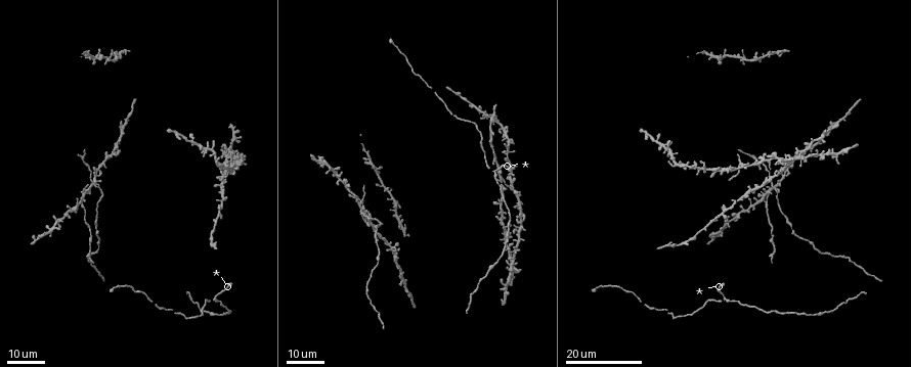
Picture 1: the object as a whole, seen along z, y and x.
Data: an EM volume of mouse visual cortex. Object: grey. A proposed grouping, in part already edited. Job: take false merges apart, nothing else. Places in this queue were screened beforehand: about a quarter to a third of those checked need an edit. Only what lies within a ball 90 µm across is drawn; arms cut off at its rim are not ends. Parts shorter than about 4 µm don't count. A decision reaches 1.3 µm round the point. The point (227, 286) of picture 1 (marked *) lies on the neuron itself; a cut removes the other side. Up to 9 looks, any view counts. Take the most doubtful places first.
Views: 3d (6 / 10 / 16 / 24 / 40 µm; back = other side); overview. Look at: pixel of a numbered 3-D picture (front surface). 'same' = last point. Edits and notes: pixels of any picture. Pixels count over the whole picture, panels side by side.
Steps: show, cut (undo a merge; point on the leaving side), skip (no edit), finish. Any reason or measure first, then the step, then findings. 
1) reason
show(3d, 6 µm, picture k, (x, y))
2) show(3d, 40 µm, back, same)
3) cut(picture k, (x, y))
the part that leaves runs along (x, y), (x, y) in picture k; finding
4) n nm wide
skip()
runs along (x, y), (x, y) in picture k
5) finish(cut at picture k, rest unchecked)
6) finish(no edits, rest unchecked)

two arms in line, one across
show(3d, 24 µm, picture 1, (514, 189))

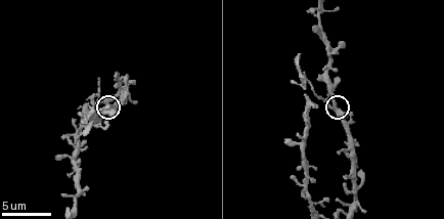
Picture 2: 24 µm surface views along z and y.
show(3d, 6 µm, picture 2, (103, 102))

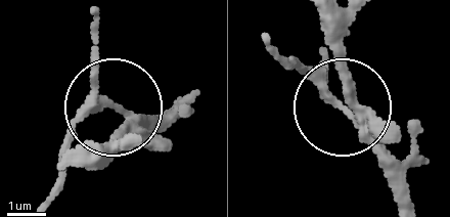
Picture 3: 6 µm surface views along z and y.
cut(picture 3, (91, 81))
the part that leaves runs along (120, 113), (94, 106), (75, 123), (54, 201) in picture 3; a second neuron is stuck on

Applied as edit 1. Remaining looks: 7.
four arms meet
show(3d, 24 µm, picture 1, (361, 208))

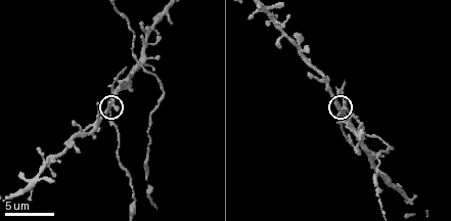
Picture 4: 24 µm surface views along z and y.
zoom in
show(3d, 6 µm, picture 4, (338, 113))

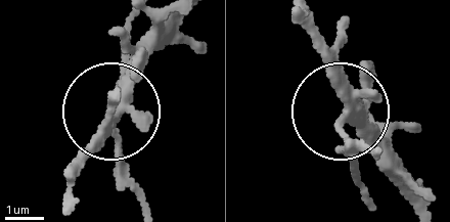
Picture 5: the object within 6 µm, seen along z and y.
cut(picture 5, (142, 198))
the part that leaves runs along (116, 146), (119, 182), (135, 202) in picture 5; a second neuron is stuck on

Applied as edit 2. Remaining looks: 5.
show(overview)

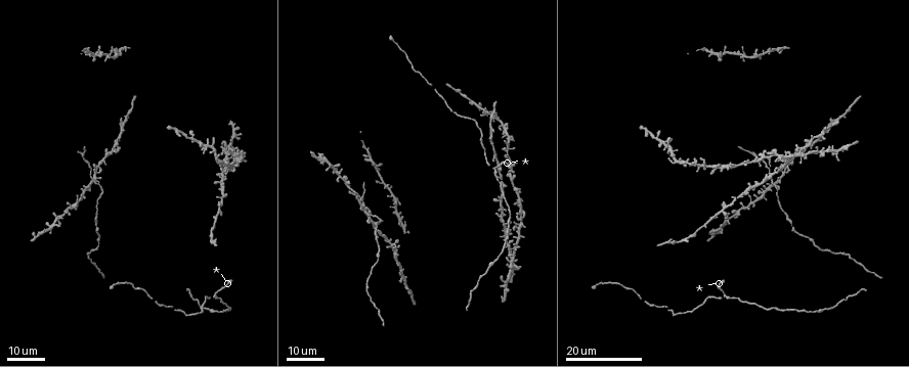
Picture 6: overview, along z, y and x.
two arms in line, one across
show(3d, 16 µm, picture 6, (373, 215))

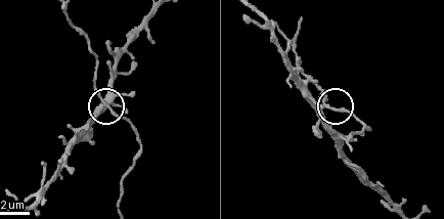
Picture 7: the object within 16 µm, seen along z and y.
zoom in
show(3d, 10 µm, picture 7, (335, 109))

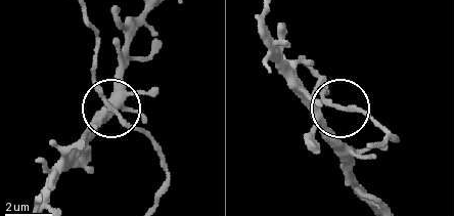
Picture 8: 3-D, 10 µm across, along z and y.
3 arms
skip()
runs along (154, 204), (168, 168), (164, 157), (116, 116), (92, 65) in picture 8; continuous, no second neuron

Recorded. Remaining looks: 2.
three arms meet
show(3d, 24 µm, picture 6, (789, 158))

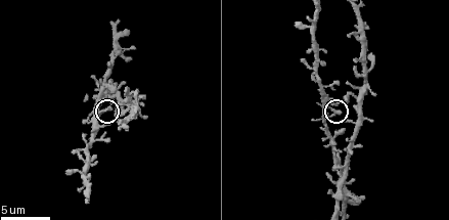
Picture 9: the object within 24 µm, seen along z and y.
show(3d, 6 µm, picture 9, (330, 111))

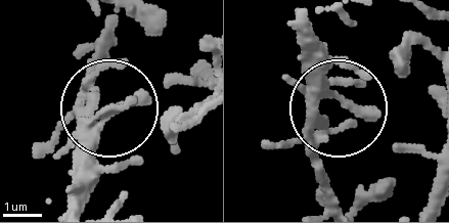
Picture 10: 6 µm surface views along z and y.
skip()
one neuron here

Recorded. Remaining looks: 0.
finish(cut at picture 3, cut at picture 5, rest unchecked)

